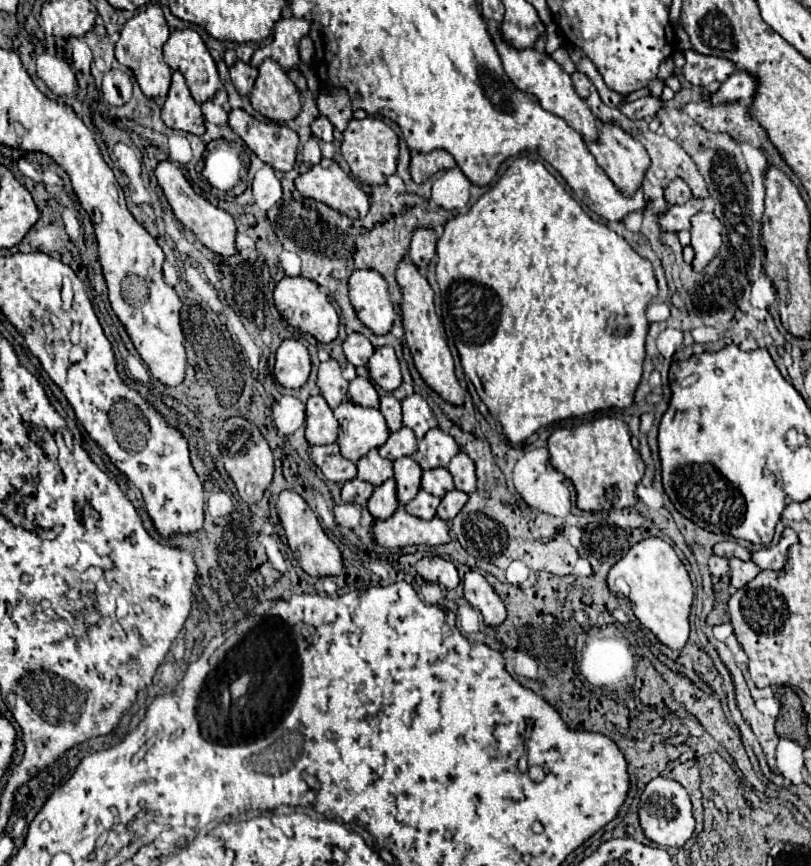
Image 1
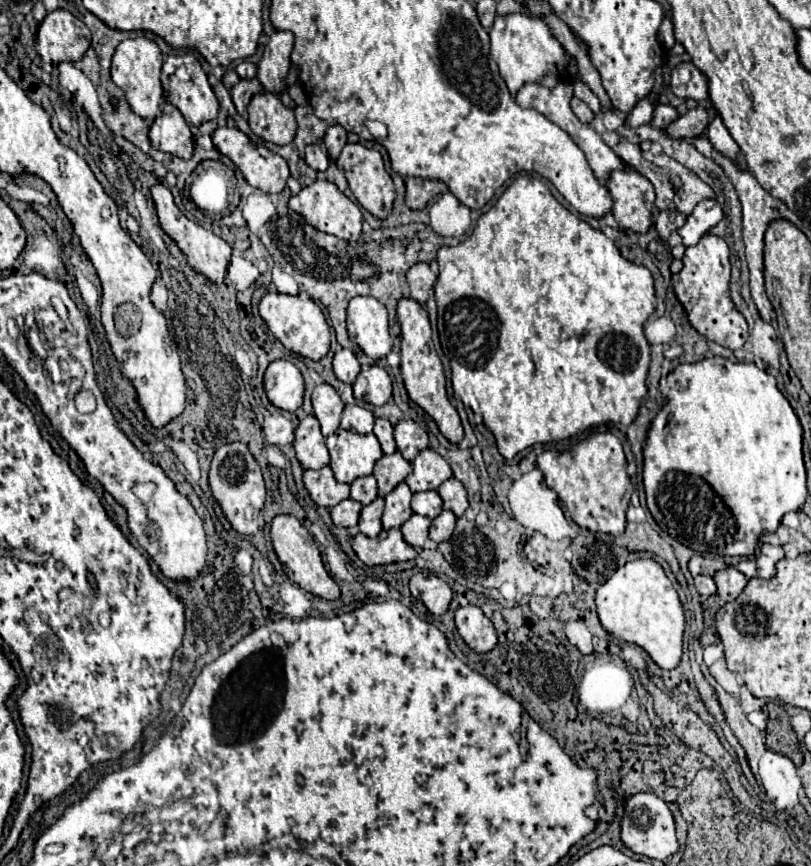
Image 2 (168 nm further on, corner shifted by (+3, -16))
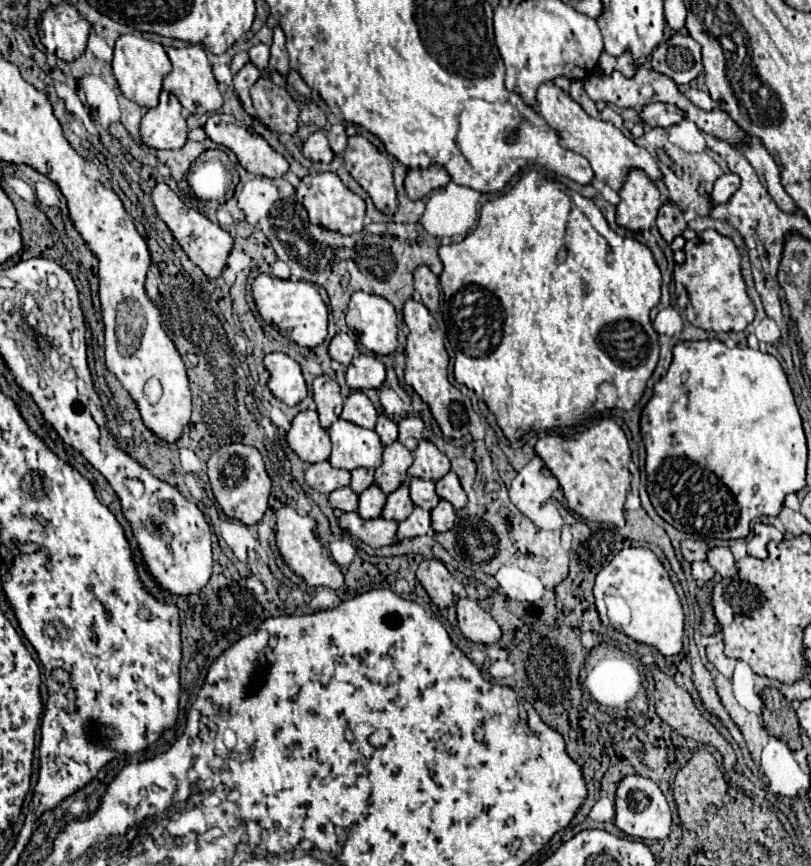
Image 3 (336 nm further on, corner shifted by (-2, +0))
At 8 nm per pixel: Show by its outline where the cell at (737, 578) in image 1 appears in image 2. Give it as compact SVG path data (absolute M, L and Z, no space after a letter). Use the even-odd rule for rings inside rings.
M728 566L720 572L716 572L716 576L712 576L712 580L716 582L716 588L718 588L718 596L722 602L732 602L740 596L740 592L744 590L746 586L746 576L742 572L738 572L736 568Z

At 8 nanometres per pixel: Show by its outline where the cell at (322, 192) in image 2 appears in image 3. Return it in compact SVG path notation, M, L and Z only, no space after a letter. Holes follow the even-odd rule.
M321 172L321 174L307 174L301 178L301 184L297 188L297 200L305 206L309 212L309 220L313 224L337 230L341 234L353 234L363 230L363 220L365 220L365 200L351 192L341 178L335 172Z

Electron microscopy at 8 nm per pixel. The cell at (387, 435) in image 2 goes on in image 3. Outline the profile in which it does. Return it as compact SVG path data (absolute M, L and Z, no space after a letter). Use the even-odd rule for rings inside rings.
M379 414L375 432L381 436L383 444L393 444L397 440L397 424L389 416L385 416L385 414Z

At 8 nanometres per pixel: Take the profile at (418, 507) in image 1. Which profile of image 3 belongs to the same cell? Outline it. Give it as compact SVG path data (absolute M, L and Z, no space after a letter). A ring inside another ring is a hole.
M415 506L411 516L405 518L403 522L399 522L397 538L399 540L407 540L407 538L429 534L429 530L431 530L431 514L427 510L423 510L423 508Z

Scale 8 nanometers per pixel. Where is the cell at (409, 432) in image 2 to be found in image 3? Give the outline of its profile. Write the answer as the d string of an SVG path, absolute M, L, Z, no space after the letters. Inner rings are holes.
M405 416L401 422L399 422L399 442L405 444L405 448L409 448L411 452L417 448L419 440L423 438L423 420L419 416Z

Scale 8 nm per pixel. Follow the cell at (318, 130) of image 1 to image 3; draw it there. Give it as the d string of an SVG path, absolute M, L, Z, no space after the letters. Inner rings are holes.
M317 130L313 134L309 134L309 138L305 140L303 144L303 154L309 158L309 160L317 160L317 162L325 162L329 164L333 160L333 150L329 148L329 142L327 142L327 134L325 130Z

